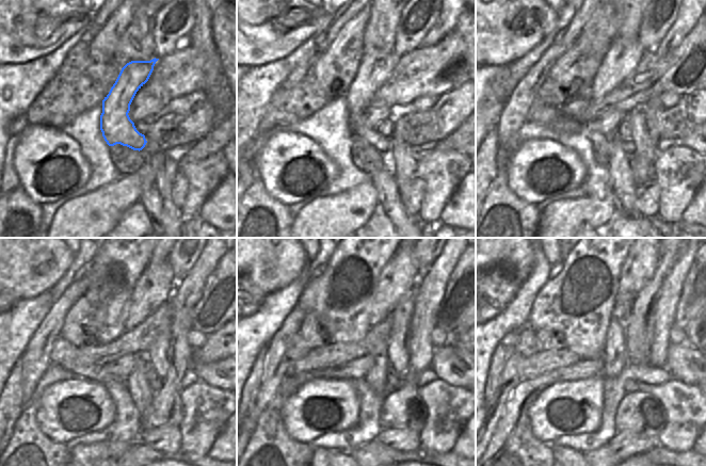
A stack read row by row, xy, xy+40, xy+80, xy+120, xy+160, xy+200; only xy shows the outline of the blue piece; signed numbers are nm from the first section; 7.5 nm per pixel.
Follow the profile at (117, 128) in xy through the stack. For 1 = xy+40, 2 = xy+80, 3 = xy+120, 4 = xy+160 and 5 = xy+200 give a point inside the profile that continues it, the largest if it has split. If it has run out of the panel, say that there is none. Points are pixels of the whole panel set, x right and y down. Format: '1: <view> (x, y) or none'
1: xy+40 (373, 70)
2: xy+80 (623, 55)
3: xy+120 (155, 286)
4: xy+160 (400, 273)
5: xy+200 (688, 410)

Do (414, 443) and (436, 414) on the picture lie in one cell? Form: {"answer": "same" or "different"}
{"answer": "different"}

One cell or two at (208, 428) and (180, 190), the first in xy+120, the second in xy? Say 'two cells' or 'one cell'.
two cells

